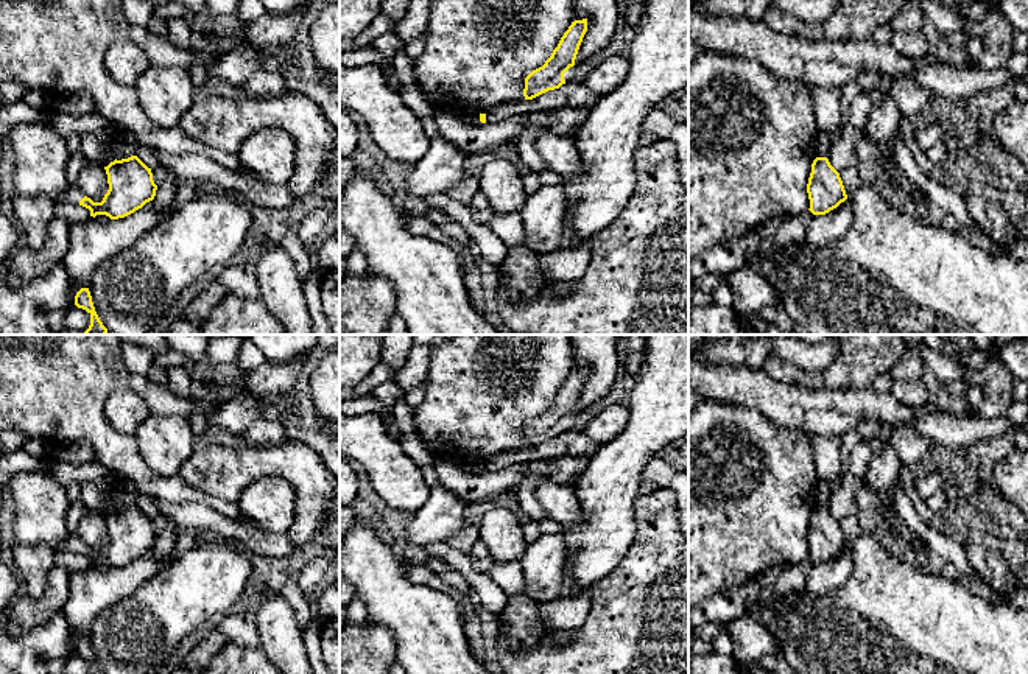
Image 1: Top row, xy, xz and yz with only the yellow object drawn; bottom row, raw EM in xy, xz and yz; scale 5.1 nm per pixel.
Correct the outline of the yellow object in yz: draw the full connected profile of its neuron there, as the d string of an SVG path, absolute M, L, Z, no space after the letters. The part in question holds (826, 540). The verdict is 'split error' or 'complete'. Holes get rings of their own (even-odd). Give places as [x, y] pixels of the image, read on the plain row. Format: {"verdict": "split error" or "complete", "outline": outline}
{"verdict": "complete", "outline": "M816 506L807 532L810 560L826 563L847 548L840 521L827 506Z"}

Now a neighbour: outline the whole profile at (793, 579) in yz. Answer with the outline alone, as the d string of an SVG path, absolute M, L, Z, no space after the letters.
M810 559L788 565L766 593L785 596L804 592L811 568L813 562Z

